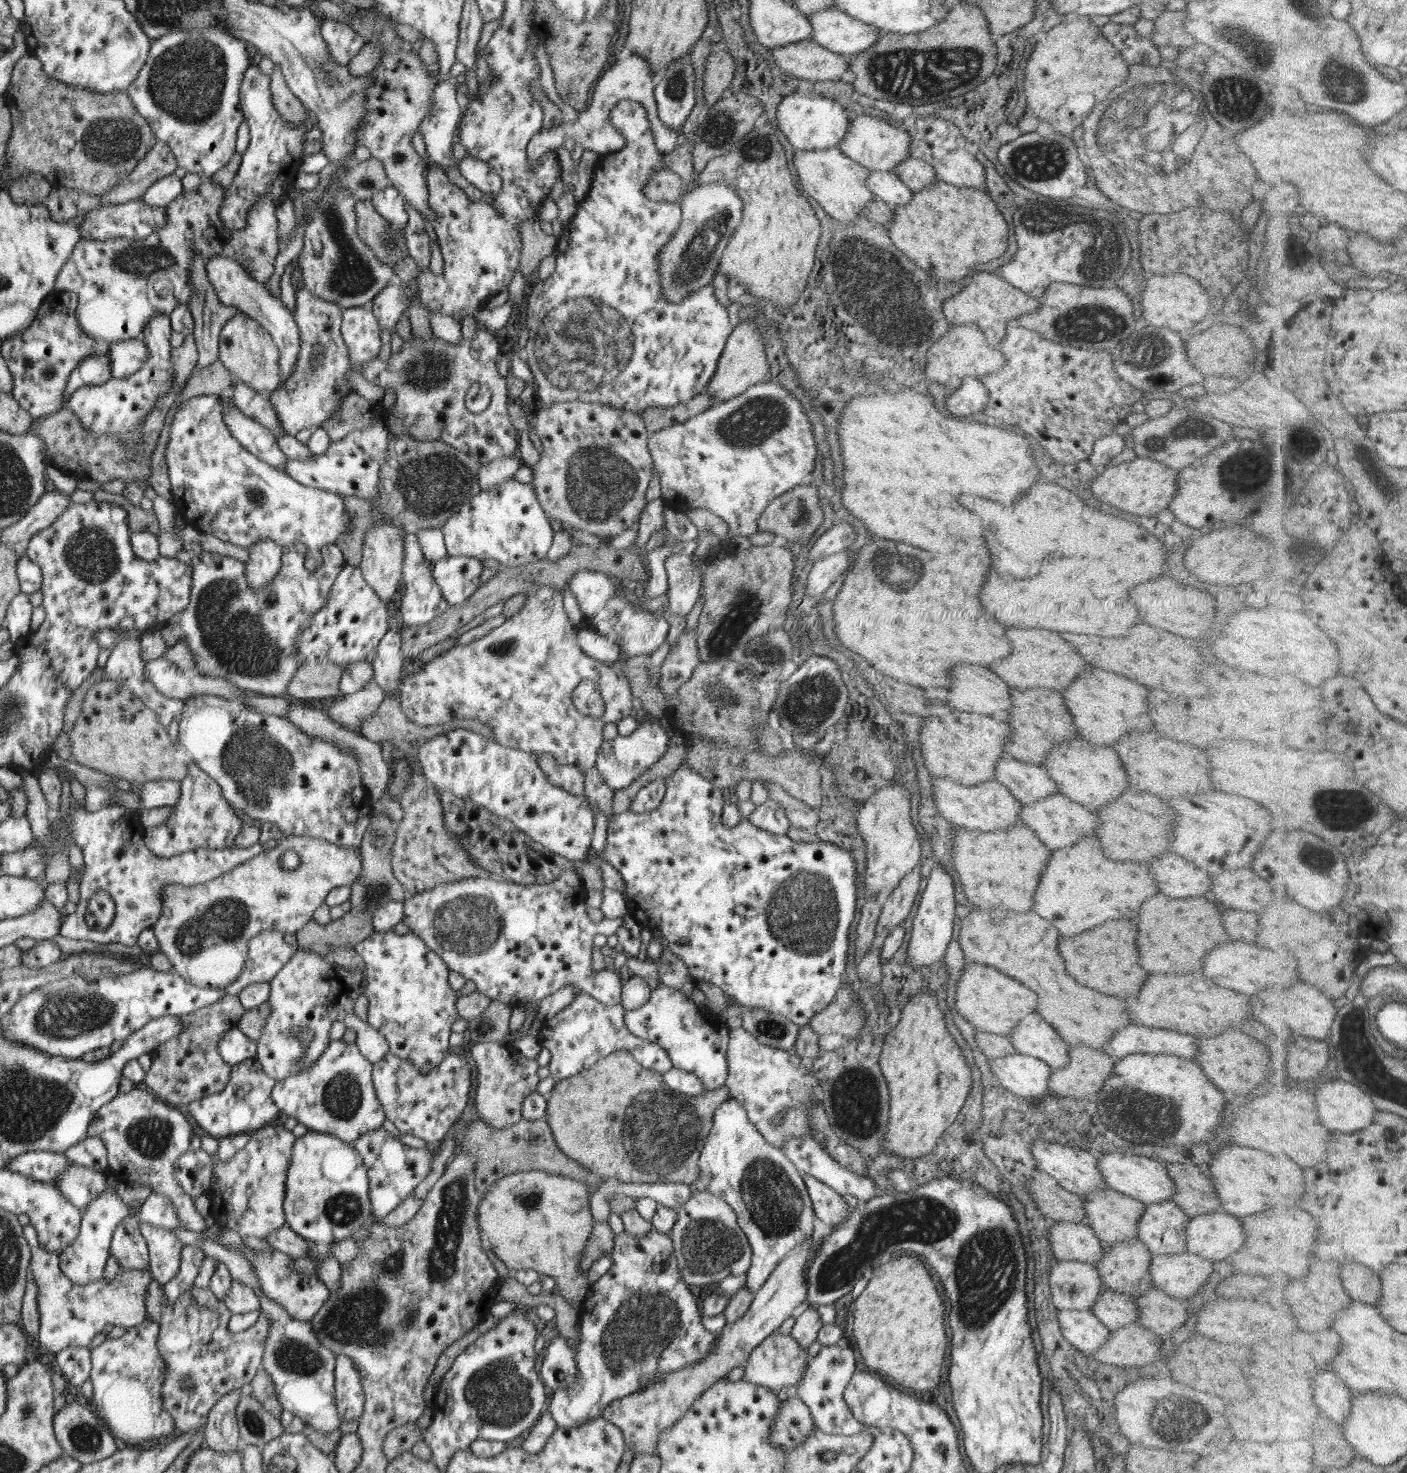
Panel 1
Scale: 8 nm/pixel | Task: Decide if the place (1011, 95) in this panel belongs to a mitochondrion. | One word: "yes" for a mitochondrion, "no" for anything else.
no

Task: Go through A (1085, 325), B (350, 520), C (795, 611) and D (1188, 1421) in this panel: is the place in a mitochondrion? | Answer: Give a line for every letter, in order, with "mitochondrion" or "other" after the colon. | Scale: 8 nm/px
A: mitochondrion
B: other
C: other
D: mitochondrion

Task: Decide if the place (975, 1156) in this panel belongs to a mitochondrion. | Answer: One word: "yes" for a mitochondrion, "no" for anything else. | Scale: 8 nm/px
no

